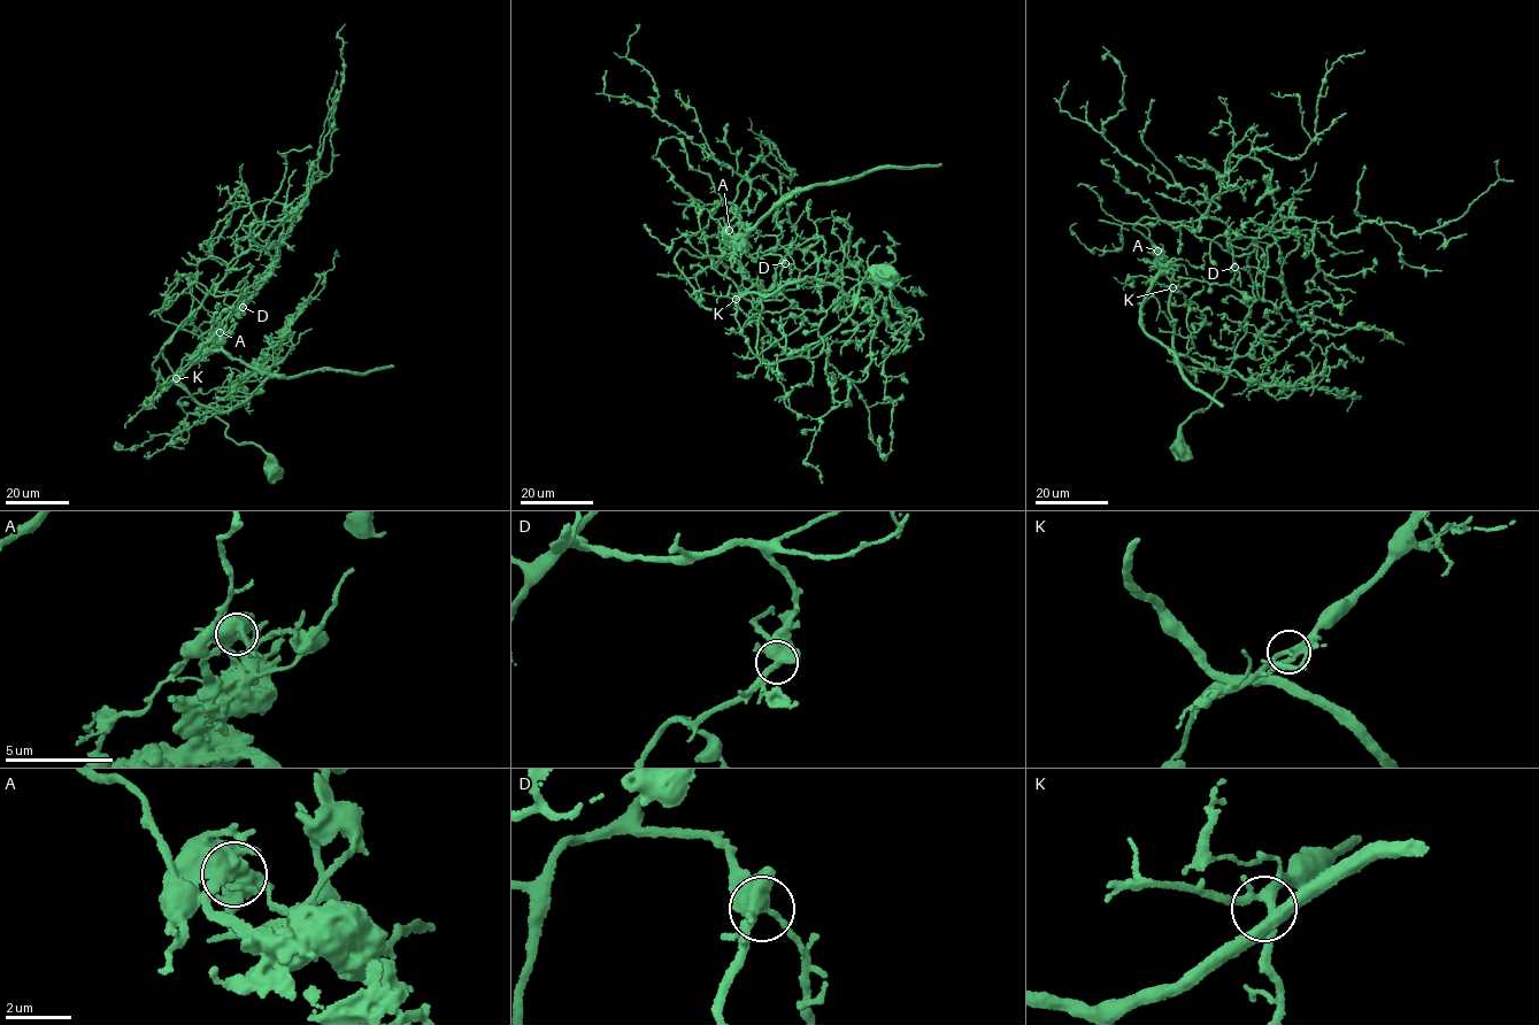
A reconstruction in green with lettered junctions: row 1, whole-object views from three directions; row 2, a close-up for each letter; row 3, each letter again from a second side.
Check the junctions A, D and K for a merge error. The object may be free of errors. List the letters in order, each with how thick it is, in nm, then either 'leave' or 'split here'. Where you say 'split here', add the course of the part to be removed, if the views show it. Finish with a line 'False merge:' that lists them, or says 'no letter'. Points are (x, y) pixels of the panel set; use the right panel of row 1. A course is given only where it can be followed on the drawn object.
A: calibre 550 nm; split here; course (1157, 251), (1156, 254), (1163, 268), (1153, 276), (1147, 288), (1141, 328), (1174, 353), (1189, 382), (1223, 407)
D: calibre 440 nm; leave
K: calibre 260 nm; leave
False merge: A

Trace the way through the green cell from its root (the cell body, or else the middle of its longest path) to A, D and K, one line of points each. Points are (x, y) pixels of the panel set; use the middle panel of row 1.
A: (884, 274), (867, 270), (838, 328), (763, 362), (722, 200), (708, 212), (729, 230)
D: (884, 274), (878, 264), (867, 270), (838, 328), (769, 364), (756, 353), (759, 264), (777, 254), (785, 263)
K: (884, 274), (867, 270), (838, 328), (769, 364), (759, 264), (782, 256), (778, 294), (736, 299)

